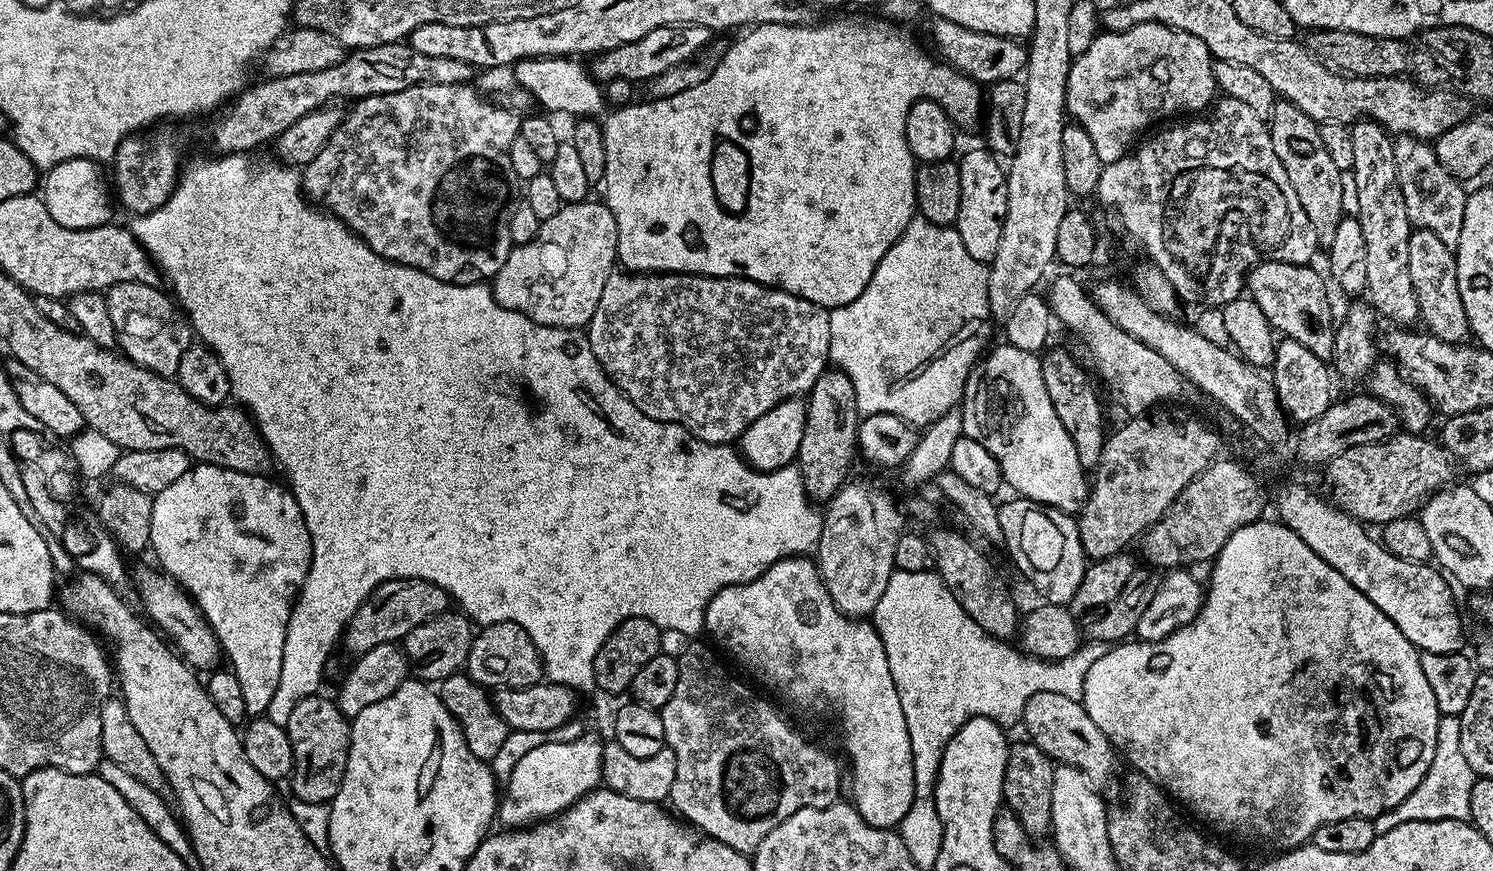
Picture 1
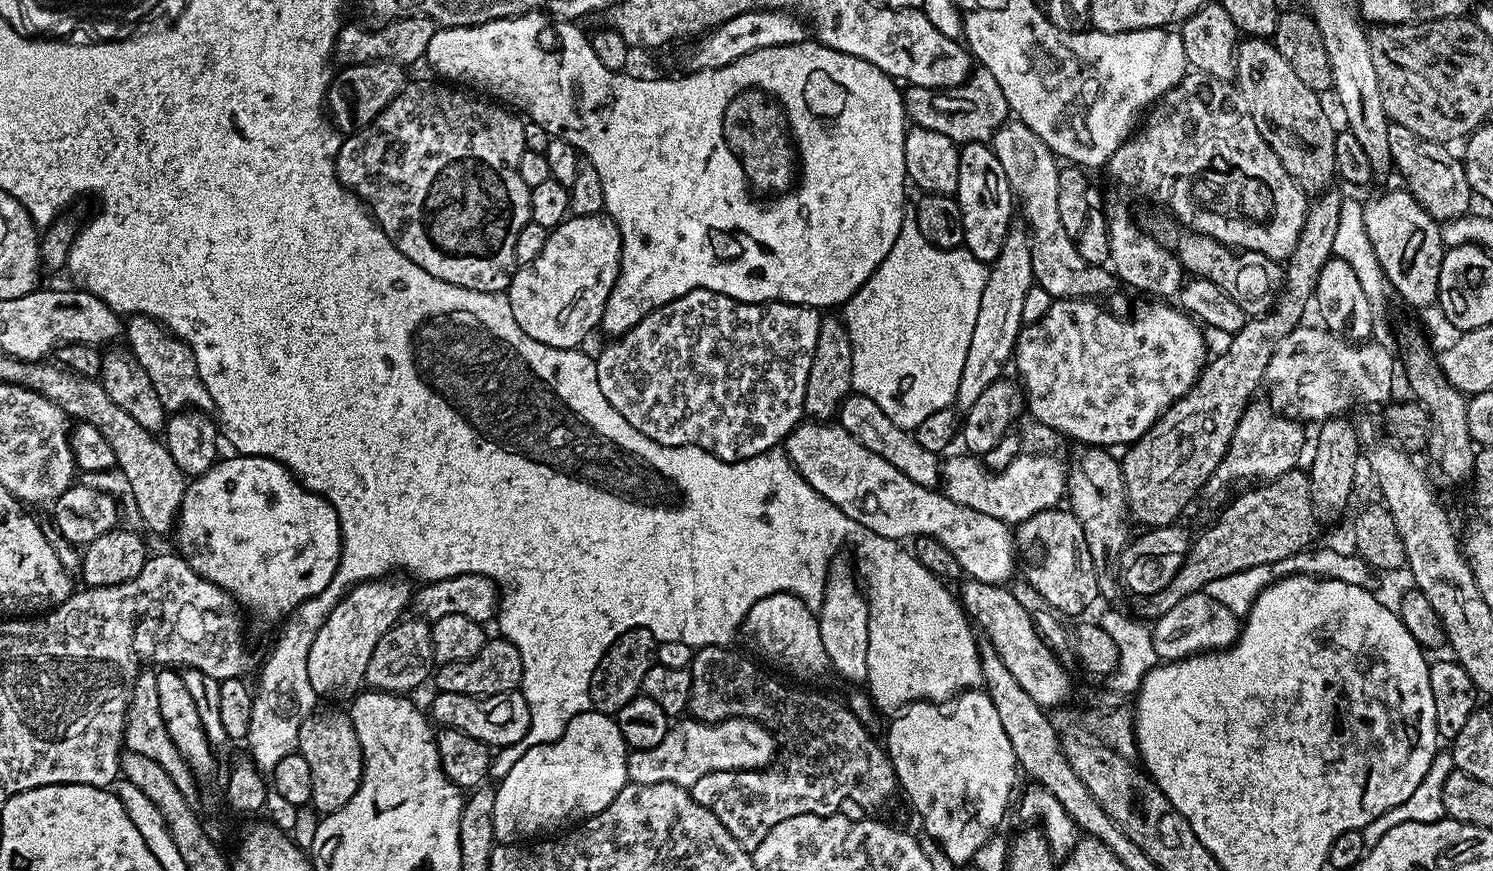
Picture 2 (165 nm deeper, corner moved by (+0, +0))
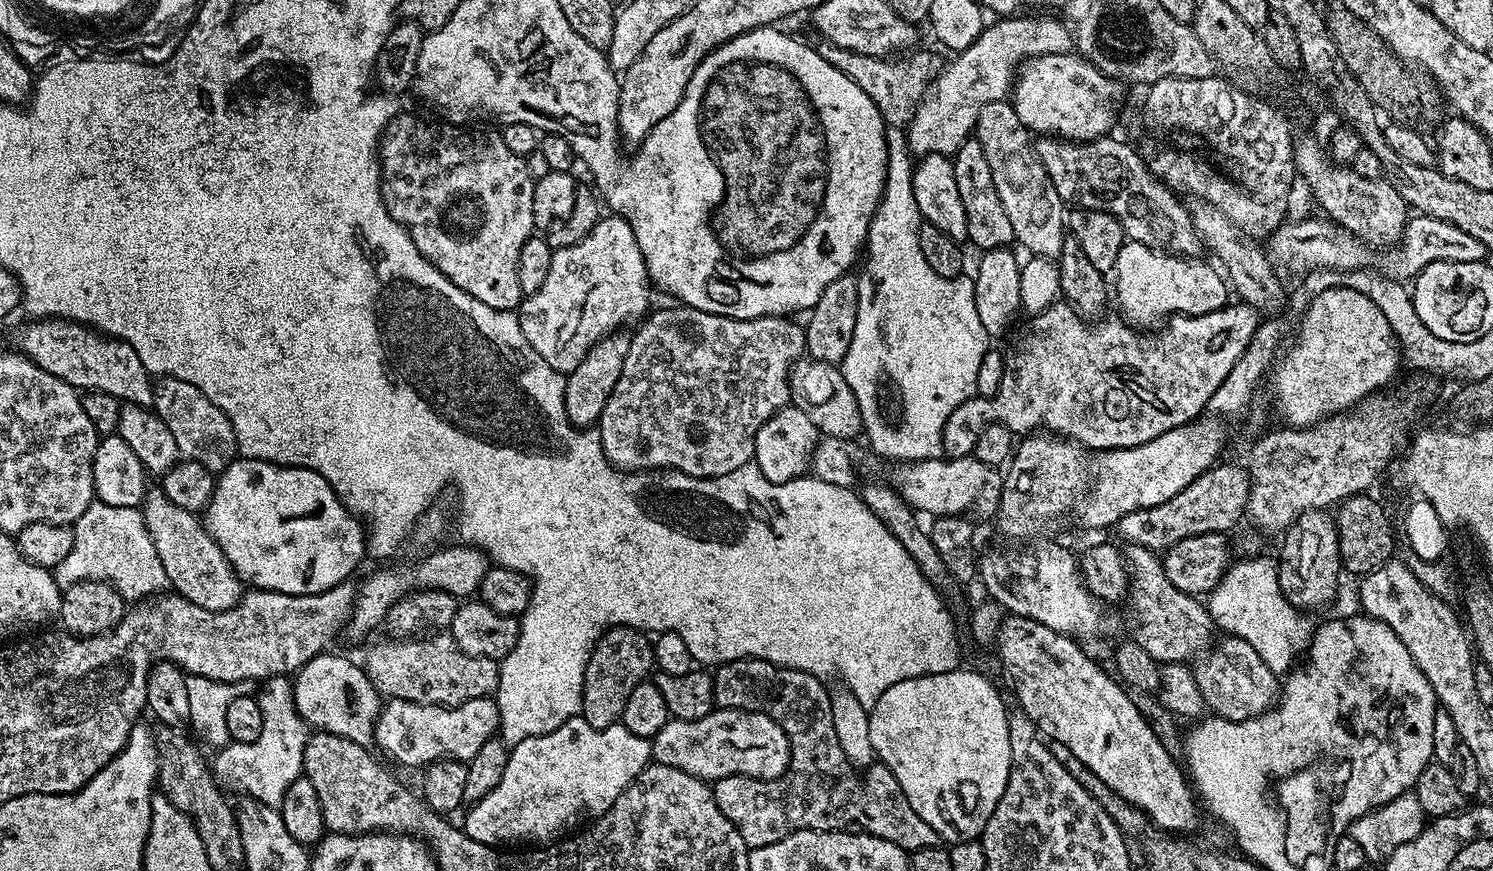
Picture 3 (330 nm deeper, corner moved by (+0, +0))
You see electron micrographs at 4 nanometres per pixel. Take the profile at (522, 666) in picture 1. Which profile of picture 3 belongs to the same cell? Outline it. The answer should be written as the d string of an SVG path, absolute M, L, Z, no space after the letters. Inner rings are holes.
M428 634L423 638L387 639L370 645L362 660L365 676L370 678L381 697L451 706L492 696L496 691L500 677L499 663L485 656L466 654L455 644L451 635Z

